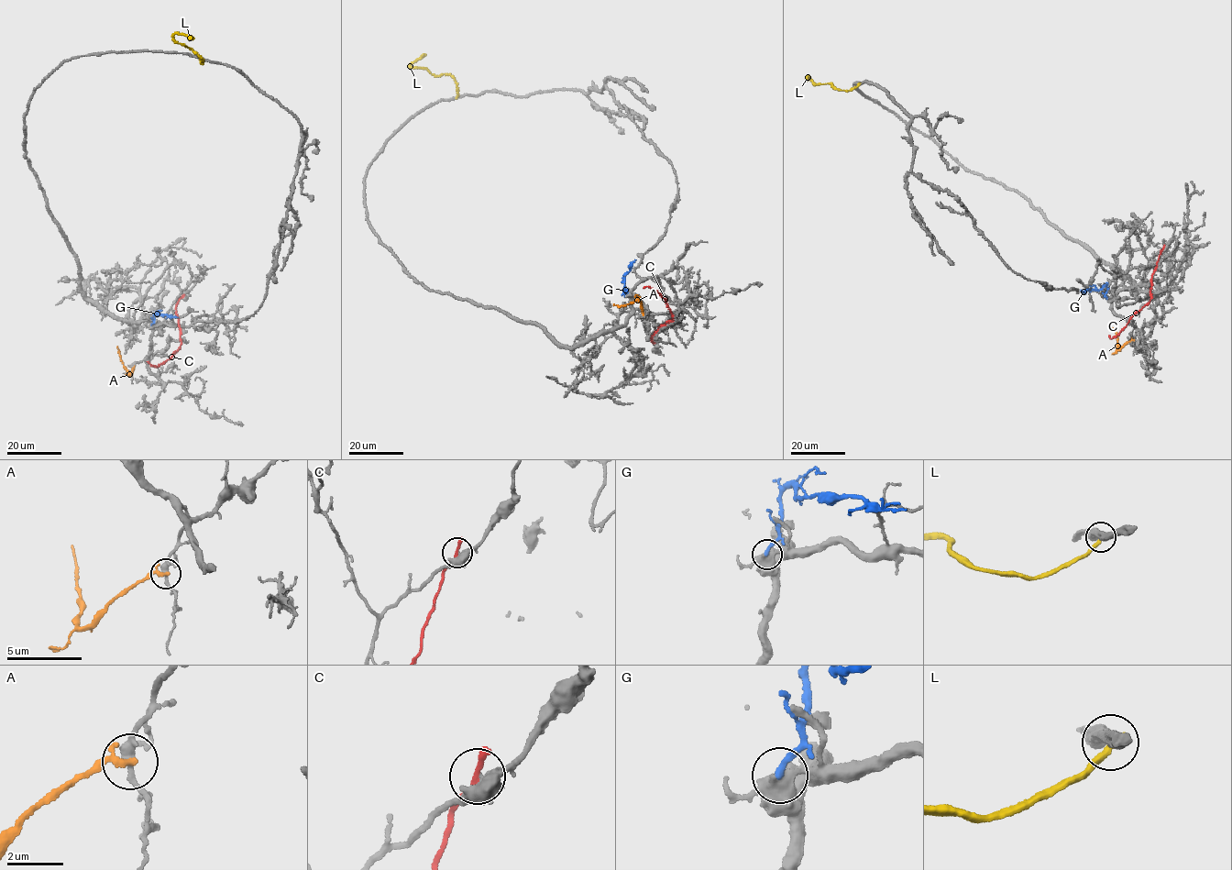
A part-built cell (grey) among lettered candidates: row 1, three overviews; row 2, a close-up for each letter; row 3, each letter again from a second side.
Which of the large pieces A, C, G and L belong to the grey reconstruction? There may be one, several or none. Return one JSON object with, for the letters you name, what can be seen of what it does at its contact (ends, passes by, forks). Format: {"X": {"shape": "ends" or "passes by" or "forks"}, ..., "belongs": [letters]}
{"belongs": []}

